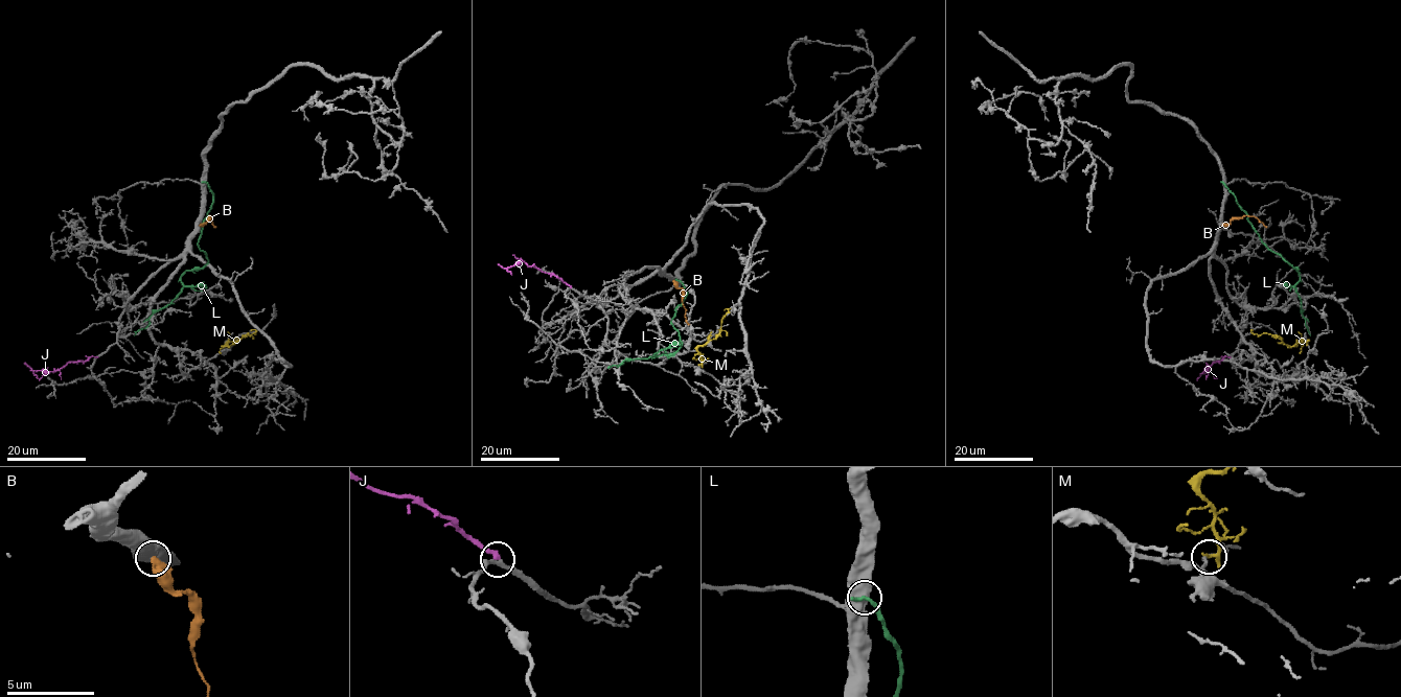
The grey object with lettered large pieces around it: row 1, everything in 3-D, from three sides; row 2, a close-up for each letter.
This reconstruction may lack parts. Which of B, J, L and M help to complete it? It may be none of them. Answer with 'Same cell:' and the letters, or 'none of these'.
Same cell: J

